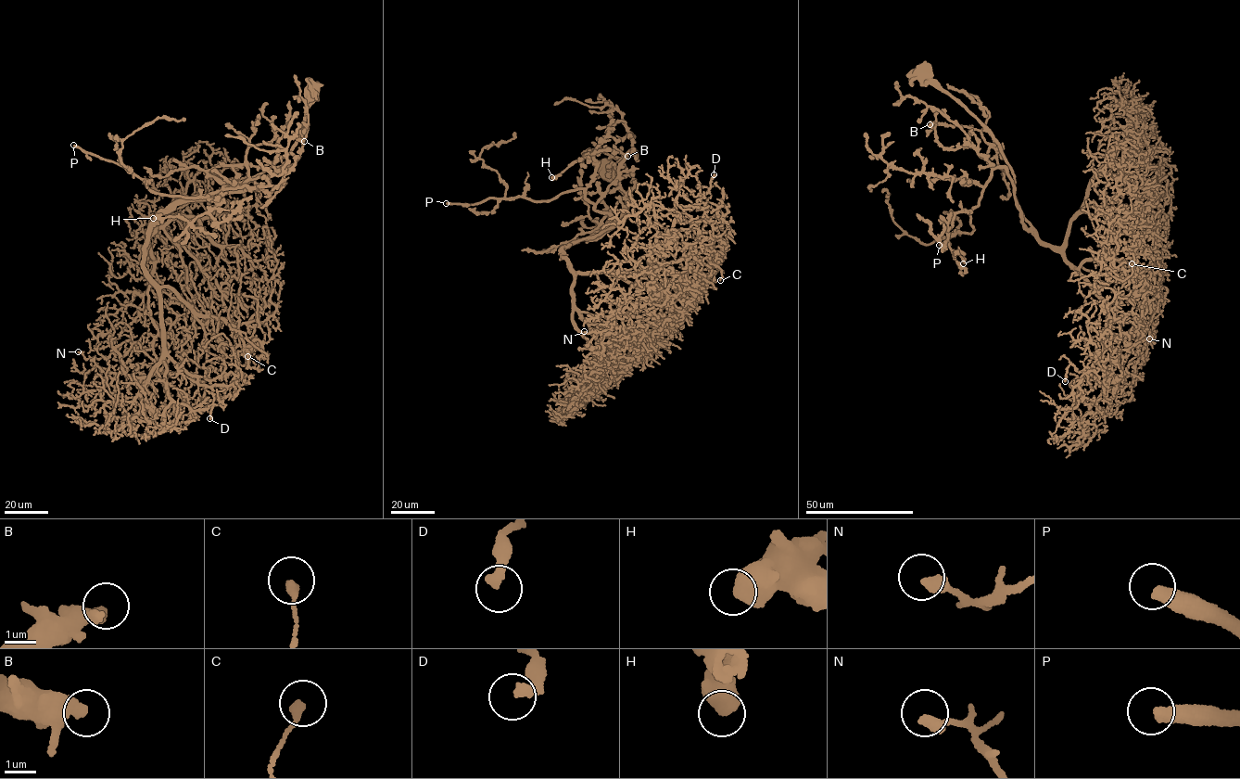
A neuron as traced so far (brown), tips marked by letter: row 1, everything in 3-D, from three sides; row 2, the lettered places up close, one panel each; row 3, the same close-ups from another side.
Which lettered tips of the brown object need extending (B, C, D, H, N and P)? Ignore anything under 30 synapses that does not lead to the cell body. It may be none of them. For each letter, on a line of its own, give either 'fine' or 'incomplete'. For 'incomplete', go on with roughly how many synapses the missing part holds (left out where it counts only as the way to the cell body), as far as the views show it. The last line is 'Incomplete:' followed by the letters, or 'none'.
B: fine
C: fine
D: fine
H: fine
N: fine
P: incomplete; 60 synapses
Incomplete: P

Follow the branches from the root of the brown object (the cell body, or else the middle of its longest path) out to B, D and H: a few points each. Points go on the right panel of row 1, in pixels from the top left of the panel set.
B: (923, 73), (974, 114), (995, 143), (986, 160), (974, 147), (942, 146), (930, 124)
D: (923, 73), (988, 128), (1013, 174), (1025, 219), (1105, 304), (1100, 358), (1086, 371), (1069, 363), (1065, 381)
H: (923, 73), (974, 114), (995, 142), (978, 205), (955, 214), (947, 232), (963, 263)

